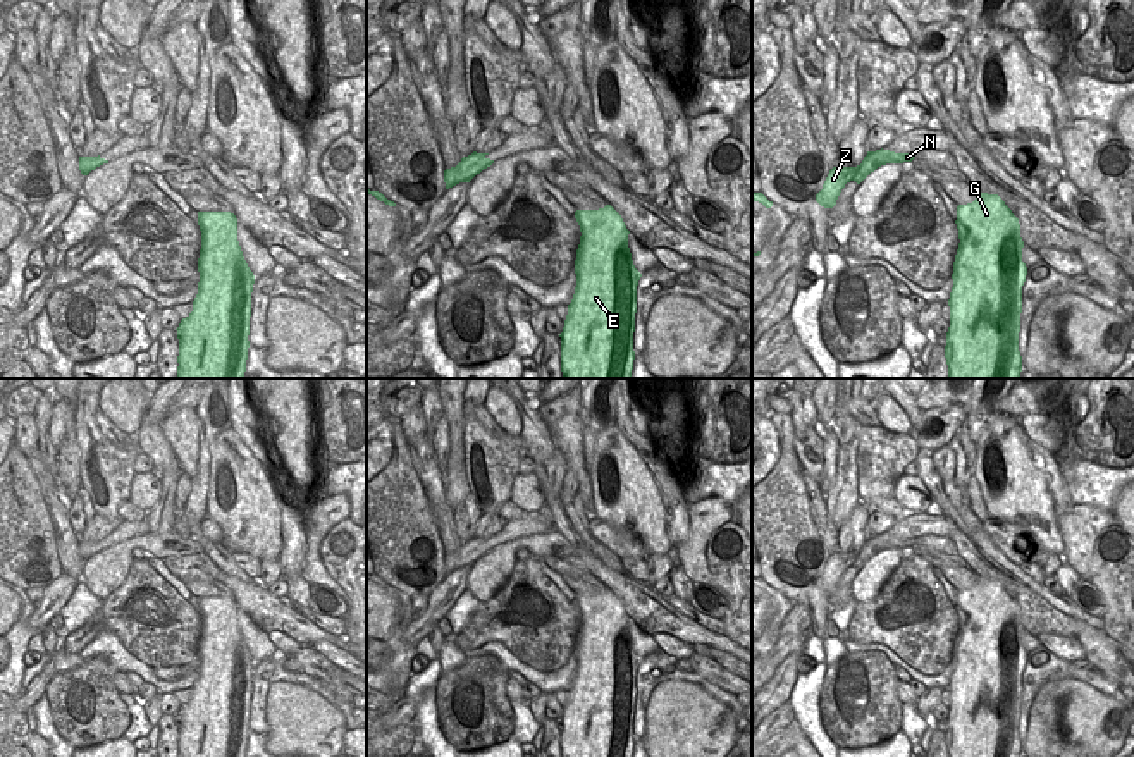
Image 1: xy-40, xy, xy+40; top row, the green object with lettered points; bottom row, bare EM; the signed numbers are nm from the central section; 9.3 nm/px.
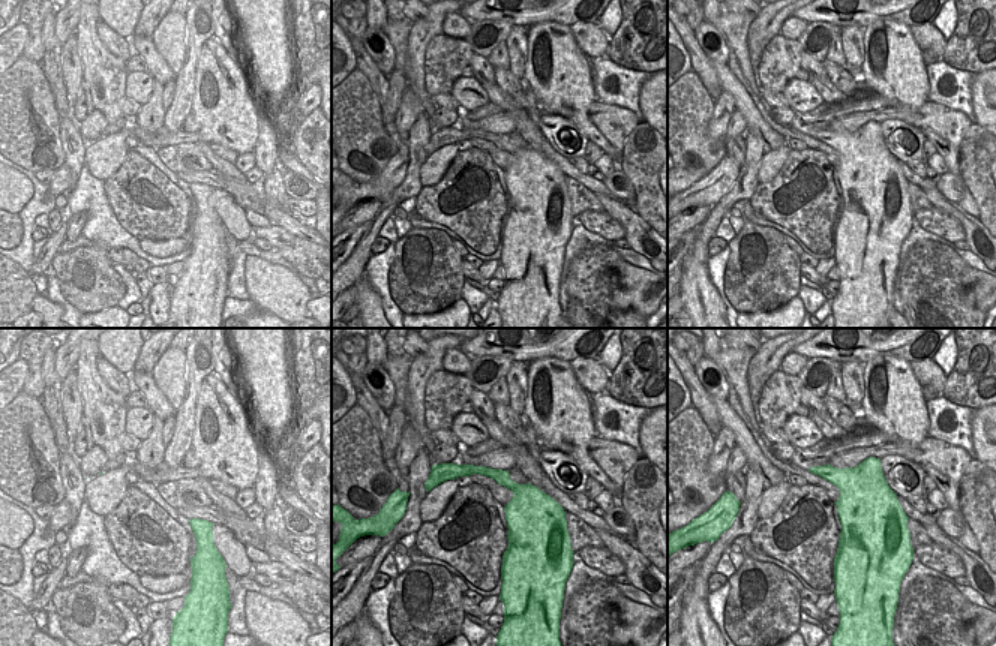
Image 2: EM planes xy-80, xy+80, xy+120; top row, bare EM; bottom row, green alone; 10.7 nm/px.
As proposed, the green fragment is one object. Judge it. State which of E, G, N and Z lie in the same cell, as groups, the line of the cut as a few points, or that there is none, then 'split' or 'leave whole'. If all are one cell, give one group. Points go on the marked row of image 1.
E G N / Z; cut in xy along (455, 167), (465, 181); split

